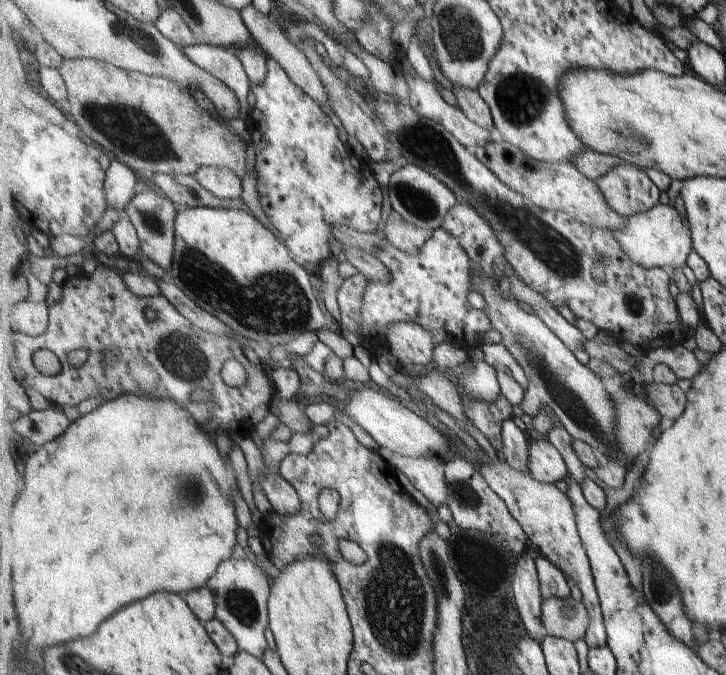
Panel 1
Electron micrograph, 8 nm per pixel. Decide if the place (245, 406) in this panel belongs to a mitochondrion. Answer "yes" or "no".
no

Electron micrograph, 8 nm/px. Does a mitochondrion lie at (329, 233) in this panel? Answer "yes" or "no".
no

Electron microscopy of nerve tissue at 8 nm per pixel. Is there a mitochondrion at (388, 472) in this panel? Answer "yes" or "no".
no

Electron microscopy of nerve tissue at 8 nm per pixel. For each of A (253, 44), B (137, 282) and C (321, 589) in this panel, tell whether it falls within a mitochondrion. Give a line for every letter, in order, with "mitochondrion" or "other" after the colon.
A: other
B: other
C: other

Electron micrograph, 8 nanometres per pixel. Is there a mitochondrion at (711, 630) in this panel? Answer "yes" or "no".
no

